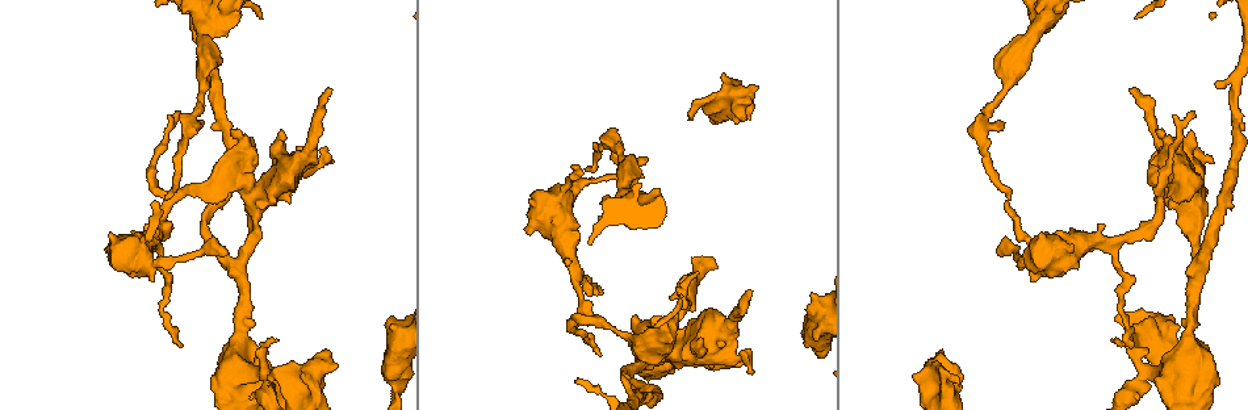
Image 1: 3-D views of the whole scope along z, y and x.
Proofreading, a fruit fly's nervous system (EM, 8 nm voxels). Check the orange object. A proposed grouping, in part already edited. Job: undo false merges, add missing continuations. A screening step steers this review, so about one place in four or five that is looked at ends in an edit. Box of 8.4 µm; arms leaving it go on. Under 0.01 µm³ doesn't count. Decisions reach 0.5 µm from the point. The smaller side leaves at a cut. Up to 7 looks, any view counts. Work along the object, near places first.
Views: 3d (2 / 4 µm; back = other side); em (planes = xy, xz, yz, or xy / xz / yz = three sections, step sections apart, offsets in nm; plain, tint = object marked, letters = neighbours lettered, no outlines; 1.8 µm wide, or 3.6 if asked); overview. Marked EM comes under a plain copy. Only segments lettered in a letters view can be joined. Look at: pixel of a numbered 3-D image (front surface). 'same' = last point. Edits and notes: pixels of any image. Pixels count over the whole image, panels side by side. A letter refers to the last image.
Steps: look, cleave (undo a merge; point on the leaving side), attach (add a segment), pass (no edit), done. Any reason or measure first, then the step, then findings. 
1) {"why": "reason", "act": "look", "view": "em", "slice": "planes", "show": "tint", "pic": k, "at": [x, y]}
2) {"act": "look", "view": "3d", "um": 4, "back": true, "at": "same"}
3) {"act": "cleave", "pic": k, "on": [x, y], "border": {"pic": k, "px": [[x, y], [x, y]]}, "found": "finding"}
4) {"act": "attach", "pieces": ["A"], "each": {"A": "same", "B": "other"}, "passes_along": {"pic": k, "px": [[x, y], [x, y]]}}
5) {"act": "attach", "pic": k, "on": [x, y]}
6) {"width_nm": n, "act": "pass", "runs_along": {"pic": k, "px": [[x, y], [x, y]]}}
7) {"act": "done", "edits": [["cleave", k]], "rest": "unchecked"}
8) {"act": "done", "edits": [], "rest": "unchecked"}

{"why": "calibre changes", "act": "look", "view": "3d", "um": 2, "pic": 1, "at": [621, 154]}

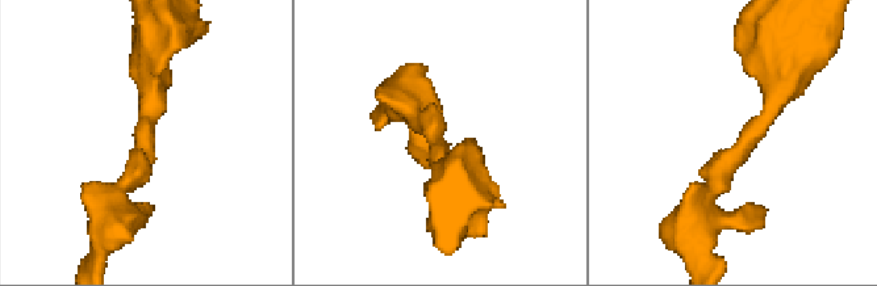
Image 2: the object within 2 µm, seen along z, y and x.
{"arm_widths_nm": [180, 280], "act": "look", "view": "em", "um": 3.6, "slice": "planes", "show": "letters", "pic": 2, "at": [434, 135]}

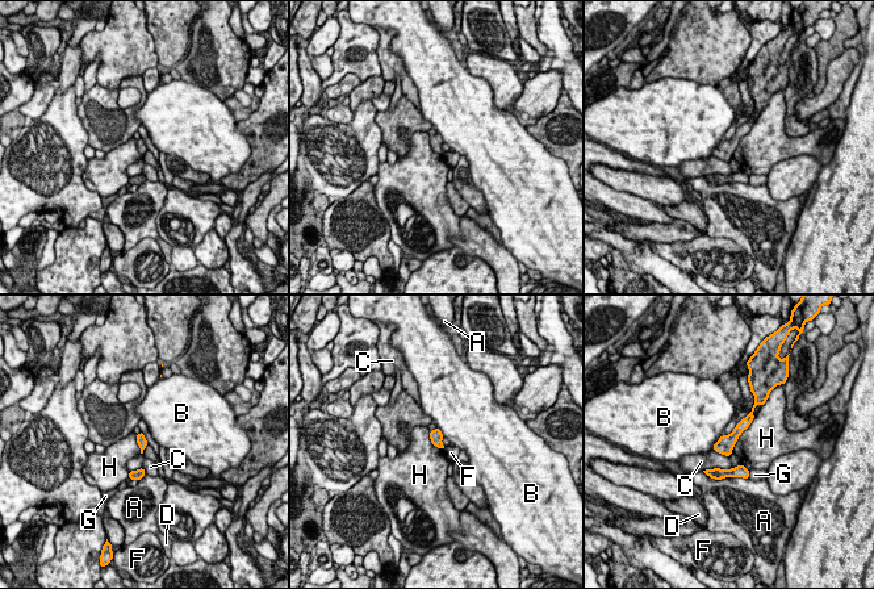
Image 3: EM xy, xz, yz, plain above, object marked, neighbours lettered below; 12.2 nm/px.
{"act": "pass", "each": {"A": "other", "B": "other", "C": "other", "D": "other", "F": "other", "G": "other", "H": "other"}, "border": {"pic": 3, "px": [[755, 417], [740, 434], [731, 451]]}, "found": "continuous, no second neuron"}

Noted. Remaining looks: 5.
{"why": "tapers out", "act": "look", "view": "em", "slice": "xy", "step": 16, "show": "tint", "pic": 1, "at": [165, 200]}

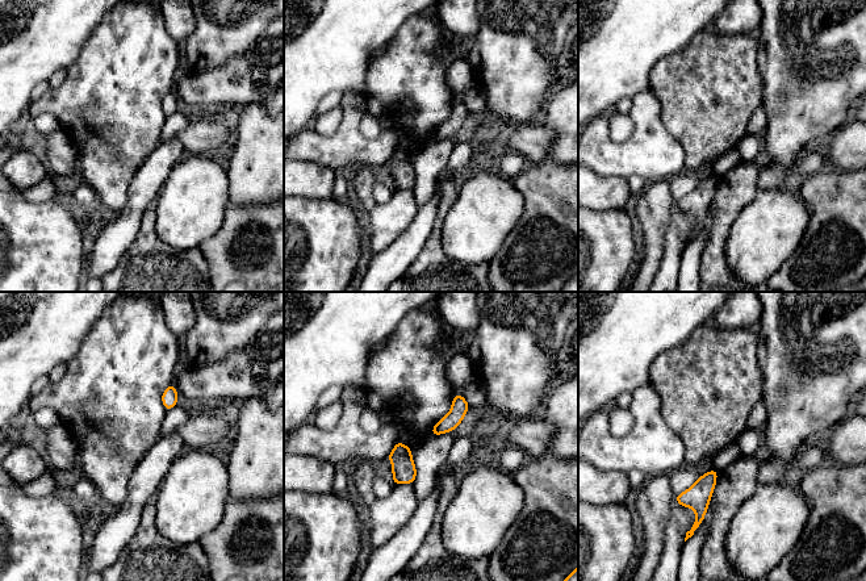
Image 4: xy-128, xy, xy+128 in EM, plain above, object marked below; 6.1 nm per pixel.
{"why": "cut it another way", "act": "look", "view": "em", "slice": "planes", "show": "tint", "at": "same"}

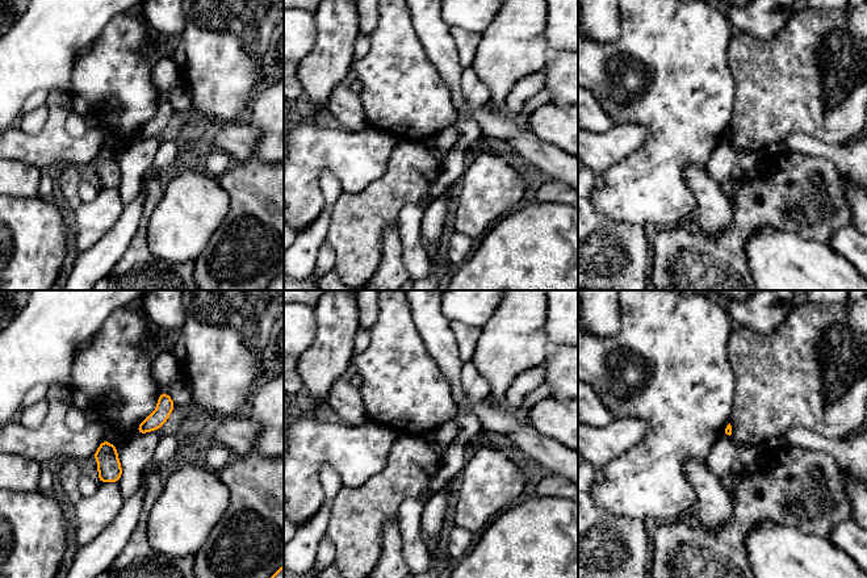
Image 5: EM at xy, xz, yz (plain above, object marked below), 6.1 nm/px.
{"act": "look", "view": "em", "slice": "planes", "show": "letters", "at": "same"}

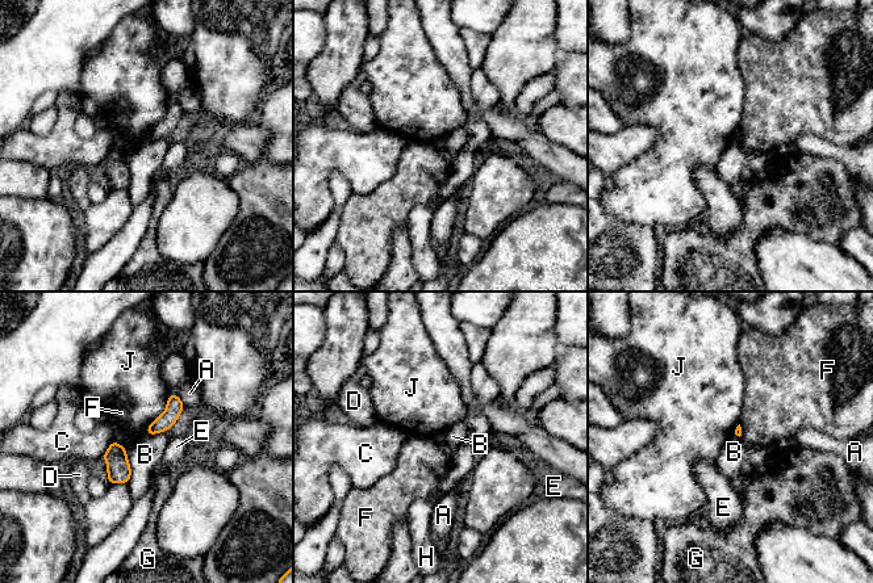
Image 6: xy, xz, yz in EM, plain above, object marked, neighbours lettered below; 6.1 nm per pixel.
{"act": "pass", "each": {"A": "other", "B": "other", "C": "other", "D": "other", "E": "other", "F": "other", "G": "other", "H": "other", "J": "other"}, "border": {"pic": 6, "px": [[125, 448], [130, 469], [129, 482]]}, "found": "none of them fits"}

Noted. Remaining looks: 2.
{"why": "free end", "act": "look", "view": "em", "slice": "xz", "step": 8, "show": "letters", "pic": 1, "at": [1130, 89]}

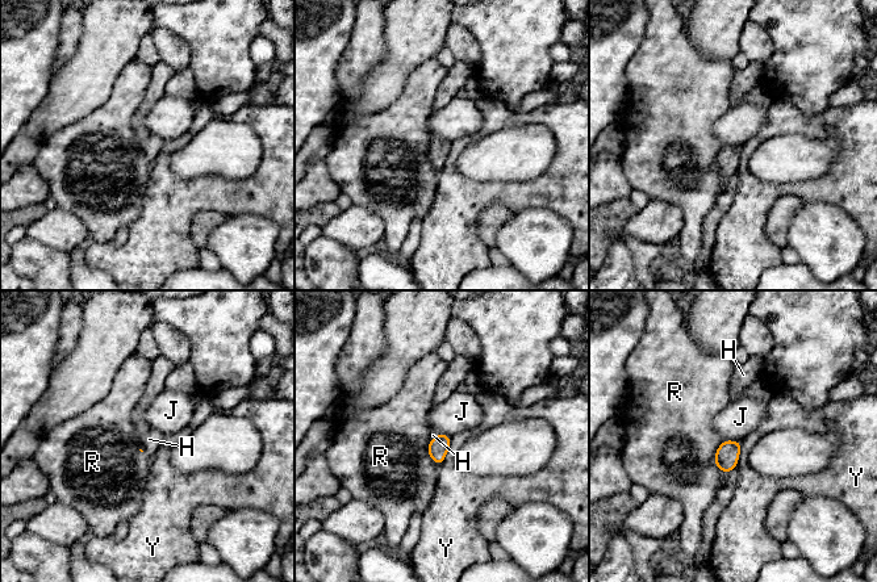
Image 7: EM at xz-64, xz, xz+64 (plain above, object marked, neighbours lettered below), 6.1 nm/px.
{"why": "cut it another way", "act": "look", "view": "em", "slice": "planes", "show": "letters", "at": "same"}

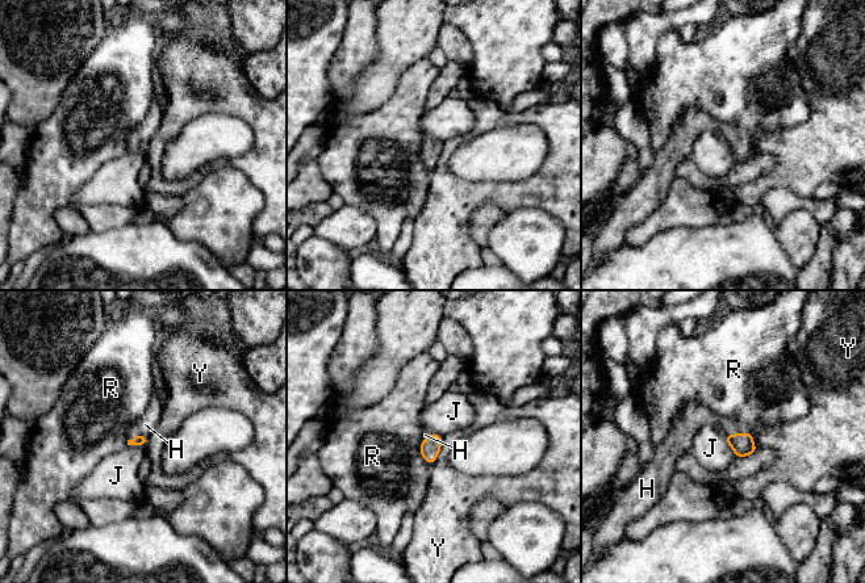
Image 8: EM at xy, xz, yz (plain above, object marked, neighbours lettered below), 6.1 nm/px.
{"act": "attach", "pieces": ["H"], "each": {"H": "same", "J": "other", "R": "other", "Y": "other"}, "passes_along": {"pic": 8, "px": [[742, 444], [736, 433], [701, 415]]}, "found": "it goes on there"}

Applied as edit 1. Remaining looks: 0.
{"act": "done", "edits": [["attach", 8]], "rest": "unchecked"}

